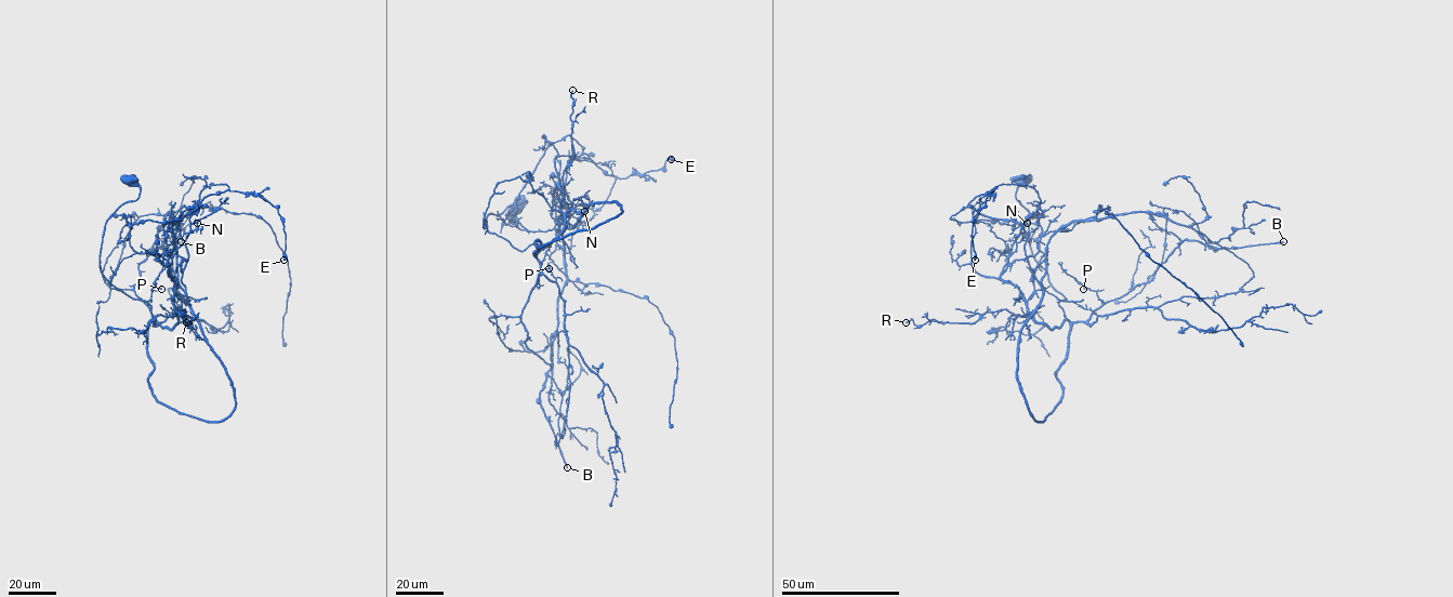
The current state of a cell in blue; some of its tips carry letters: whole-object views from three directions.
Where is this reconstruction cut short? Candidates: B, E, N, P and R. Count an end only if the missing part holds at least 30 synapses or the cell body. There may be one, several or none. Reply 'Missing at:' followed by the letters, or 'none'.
Missing at: B

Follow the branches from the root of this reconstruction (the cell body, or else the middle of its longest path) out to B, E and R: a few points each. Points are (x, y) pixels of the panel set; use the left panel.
B: (128, 180), (140, 195), (107, 221), (100, 267), (170, 329), (185, 259), (170, 212), (153, 247), (181, 241)
E: (128, 180), (100, 267), (152, 307), (159, 401), (235, 406), (179, 216), (256, 194), (284, 260)
R: (128, 180), (140, 195), (107, 221), (101, 270), (145, 301), (162, 327), (177, 322), (175, 309), (186, 322)

